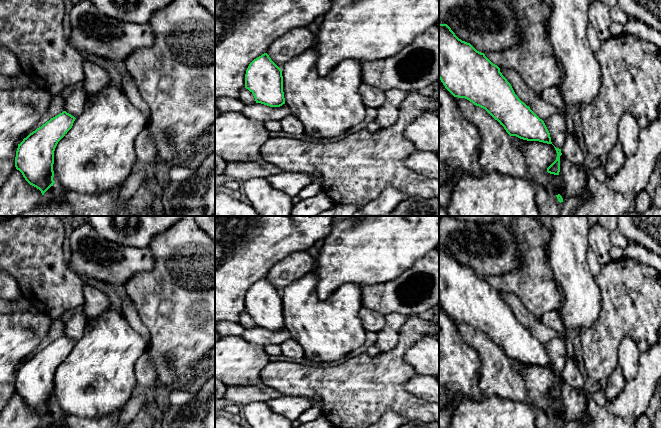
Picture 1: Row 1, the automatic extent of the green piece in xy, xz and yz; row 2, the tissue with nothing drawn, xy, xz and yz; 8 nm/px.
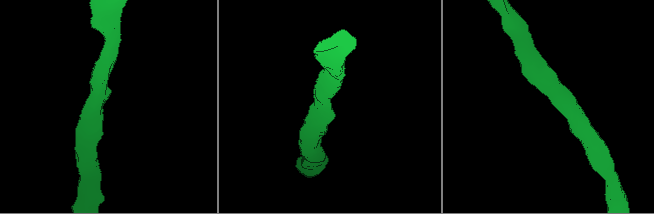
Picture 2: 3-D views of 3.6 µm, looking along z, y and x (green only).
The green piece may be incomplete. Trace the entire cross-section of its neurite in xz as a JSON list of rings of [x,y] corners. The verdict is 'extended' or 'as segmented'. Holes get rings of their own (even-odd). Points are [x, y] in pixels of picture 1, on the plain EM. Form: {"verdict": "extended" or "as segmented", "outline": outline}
{"verdict": "extended", "outline": [[[311,270],[280,293],[264,277],[249,288],[245,298],[245,312],[253,318],[256,327],[270,331],[286,328],[291,338],[303,347],[307,359],[317,364],[338,363],[366,341],[366,330],[359,317],[363,307],[361,286],[349,283],[337,289],[328,299],[320,300],[317,282],[317,275]]]}

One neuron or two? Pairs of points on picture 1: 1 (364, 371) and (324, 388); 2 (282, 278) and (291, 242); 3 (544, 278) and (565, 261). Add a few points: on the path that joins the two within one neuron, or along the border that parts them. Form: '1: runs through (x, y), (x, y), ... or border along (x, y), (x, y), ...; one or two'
1: runs through (354, 381), (348, 387), (334, 387); one
2: border along (306, 250), (286, 255), (269, 269); two
3: border along (547, 249), (548, 265), (555, 280); two

